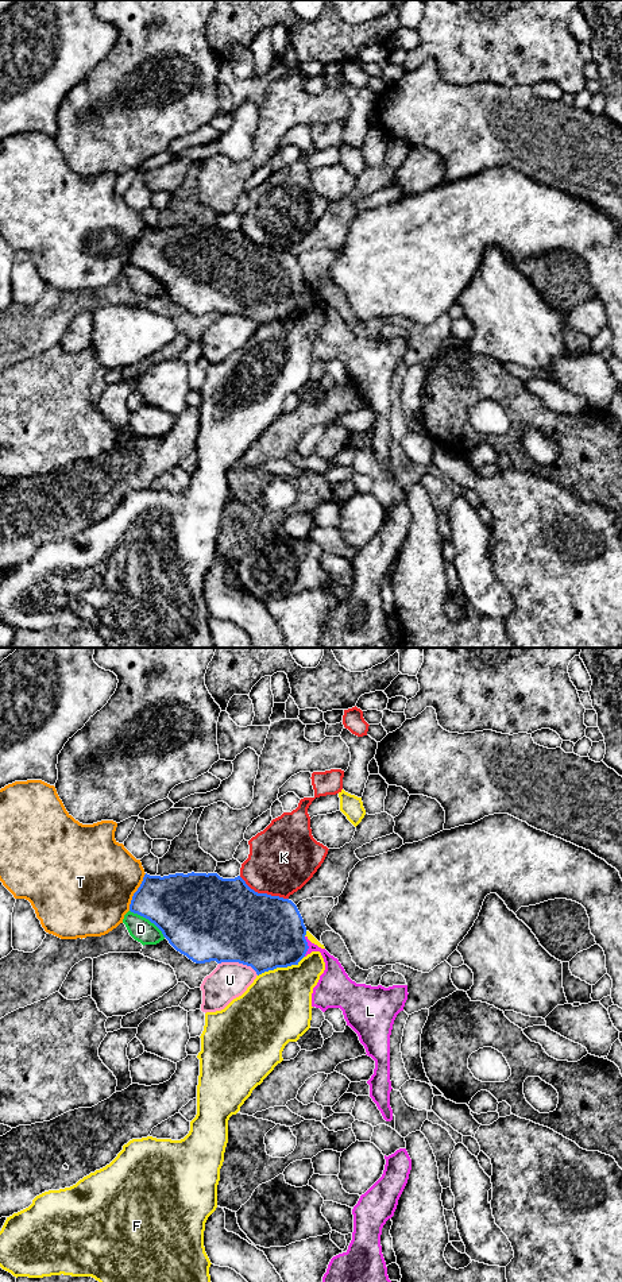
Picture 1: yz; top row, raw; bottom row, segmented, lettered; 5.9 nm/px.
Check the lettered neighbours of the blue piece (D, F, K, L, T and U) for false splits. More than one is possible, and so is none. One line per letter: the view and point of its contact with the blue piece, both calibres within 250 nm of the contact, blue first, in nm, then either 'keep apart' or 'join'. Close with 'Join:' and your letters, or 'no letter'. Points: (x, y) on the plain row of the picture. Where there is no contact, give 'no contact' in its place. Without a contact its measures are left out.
D: yz (149, 271) | 420/140 nm | keep apart
F: yz (281, 319) | 440/420 nm | keep apart
K: yz (263, 246) | 460/400 nm | keep apart
L: yz (308, 298) | 420/150 nm | join
T: yz (135, 244) | 340/480 nm | keep apart
U: yz (239, 315) | 480/220 nm | keep apart
Join: L

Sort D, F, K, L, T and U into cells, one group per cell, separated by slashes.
D / F / K / L / T / U

